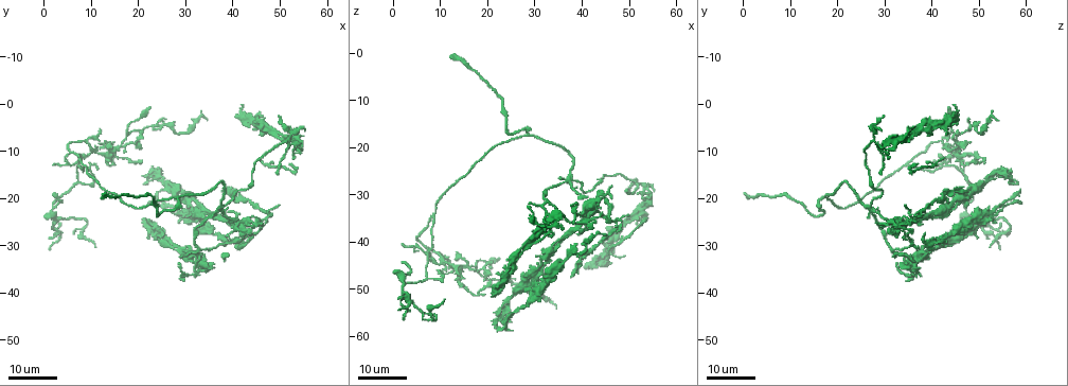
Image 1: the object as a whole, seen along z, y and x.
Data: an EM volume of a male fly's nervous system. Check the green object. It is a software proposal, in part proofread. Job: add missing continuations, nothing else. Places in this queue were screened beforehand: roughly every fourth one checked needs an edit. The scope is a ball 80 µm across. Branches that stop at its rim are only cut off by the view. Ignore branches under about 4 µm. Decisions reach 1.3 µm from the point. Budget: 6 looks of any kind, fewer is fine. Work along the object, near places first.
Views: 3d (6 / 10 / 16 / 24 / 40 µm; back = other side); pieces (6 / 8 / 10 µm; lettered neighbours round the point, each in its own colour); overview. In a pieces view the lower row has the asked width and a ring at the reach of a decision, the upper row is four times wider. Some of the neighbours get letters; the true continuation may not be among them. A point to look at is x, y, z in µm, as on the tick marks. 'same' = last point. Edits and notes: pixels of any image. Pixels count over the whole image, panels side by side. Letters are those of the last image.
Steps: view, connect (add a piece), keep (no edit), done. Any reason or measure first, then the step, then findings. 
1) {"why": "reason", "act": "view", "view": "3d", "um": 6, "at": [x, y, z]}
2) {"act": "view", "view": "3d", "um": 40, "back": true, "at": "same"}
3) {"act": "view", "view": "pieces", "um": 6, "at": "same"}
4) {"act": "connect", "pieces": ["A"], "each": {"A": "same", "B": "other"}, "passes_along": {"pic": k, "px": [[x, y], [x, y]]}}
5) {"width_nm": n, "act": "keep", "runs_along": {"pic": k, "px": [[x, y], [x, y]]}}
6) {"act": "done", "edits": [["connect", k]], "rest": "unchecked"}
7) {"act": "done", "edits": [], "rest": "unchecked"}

{"act": "view", "view": "3d", "um": 24, "at": [51.5, 4.5, 36.0]}

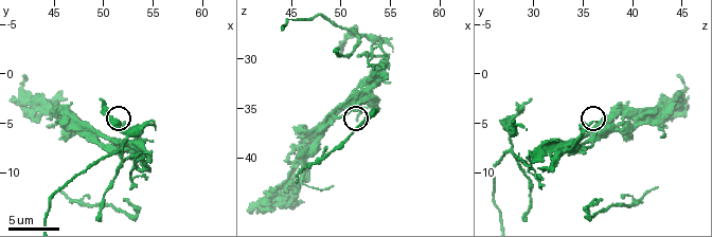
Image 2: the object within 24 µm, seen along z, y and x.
{"act": "view", "view": "pieces", "um": 8, "at": [51.6, 4.6, 36.2]}

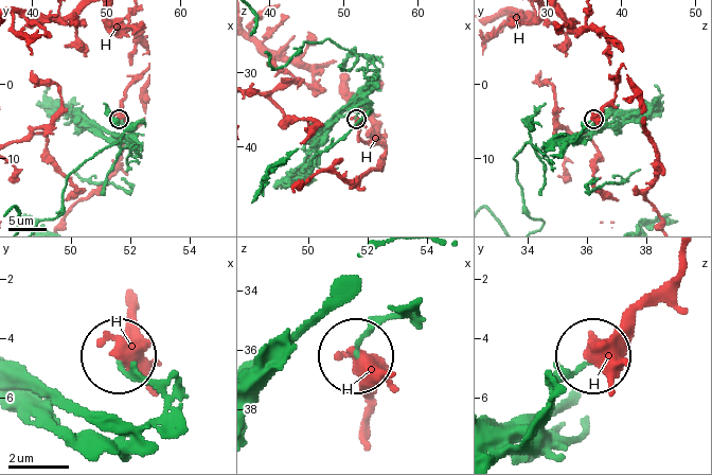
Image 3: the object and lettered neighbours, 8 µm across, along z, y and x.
{"act": "keep", "each": {"H": "other"}, "runs_along": {"pic": 3, "px": [[167, 421], [159, 398], [122, 363]]}, "found": "no lettered piece goes on from it"}

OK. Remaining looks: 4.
{"why": "an open end", "act": "view", "view": "3d", "um": 24, "at": [41.0, 25.0, 31.0]}

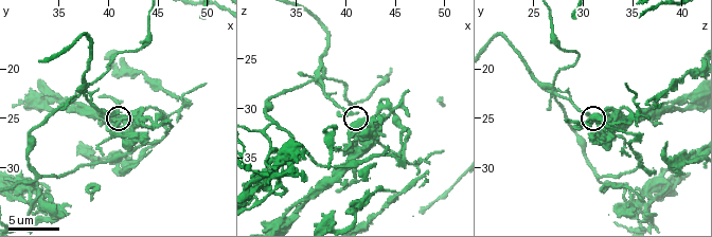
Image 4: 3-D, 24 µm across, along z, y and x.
{"act": "view", "view": "pieces", "um": 6, "at": [41.0, 24.6, 30.4]}

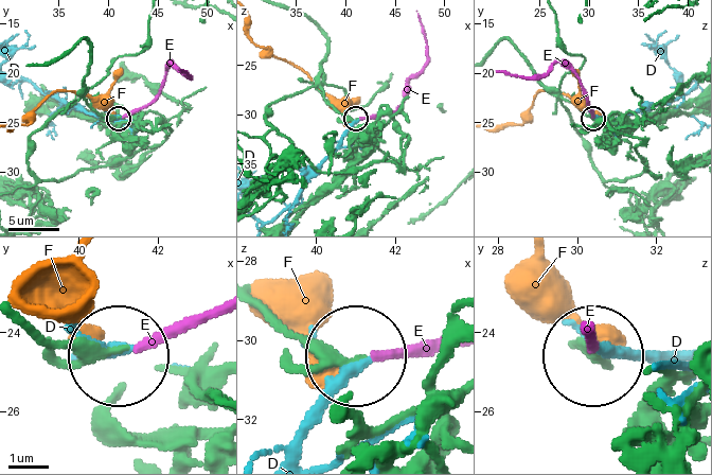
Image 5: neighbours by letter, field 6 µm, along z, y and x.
{"act": "keep", "each": {"D": "other", "E": "other", "F": "other"}, "found": "no lettered piece goes on from it"}

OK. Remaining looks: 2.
{"why": "free end", "act": "view", "view": "3d", "um": 16, "at": [40.5, 2.0, 45.0]}

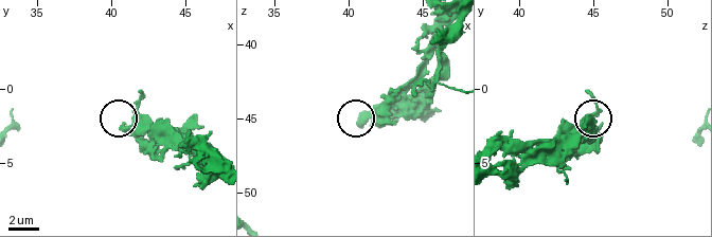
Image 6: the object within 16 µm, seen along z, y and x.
{"why": "see the neighbours", "act": "view", "view": "pieces", "um": 10, "at": [40.8, 2.4, 45.6]}

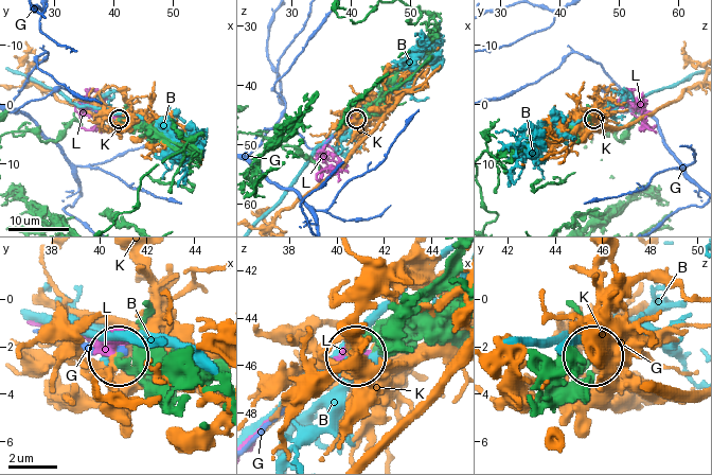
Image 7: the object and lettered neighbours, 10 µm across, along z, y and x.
{"act": "connect", "pieces": ["L"], "each": {"B": "other", "G": "other", "K": "other", "L": "same"}, "found": "it goes on there"}

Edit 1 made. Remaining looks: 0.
{"act": "done", "edits": [["connect", 7]], "rest": "unchecked"}

